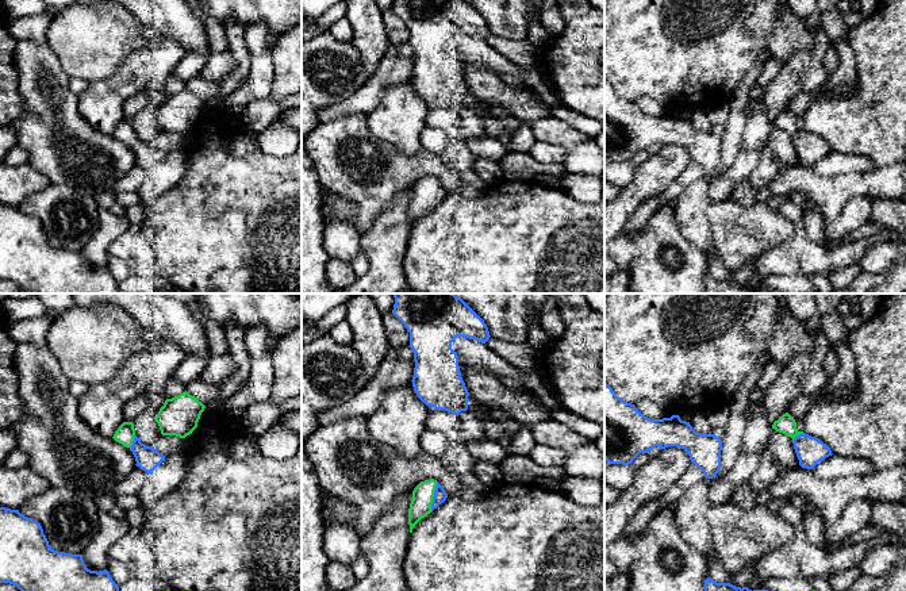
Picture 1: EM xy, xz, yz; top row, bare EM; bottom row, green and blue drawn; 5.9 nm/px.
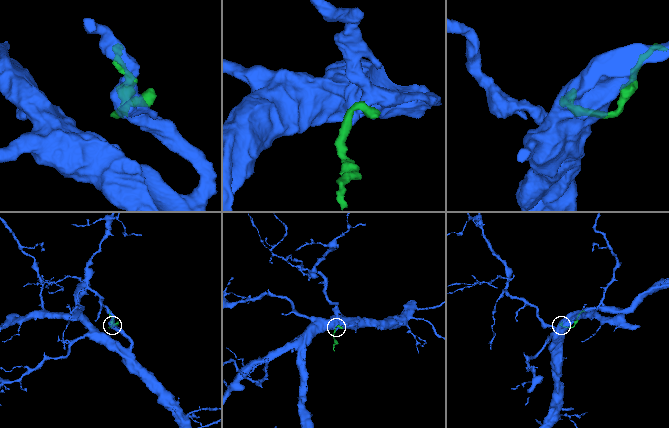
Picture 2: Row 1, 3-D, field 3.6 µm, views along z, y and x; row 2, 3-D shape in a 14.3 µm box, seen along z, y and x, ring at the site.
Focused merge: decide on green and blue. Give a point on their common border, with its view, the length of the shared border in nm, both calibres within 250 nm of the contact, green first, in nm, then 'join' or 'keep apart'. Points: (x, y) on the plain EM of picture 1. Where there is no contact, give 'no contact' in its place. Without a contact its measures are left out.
xz (433, 192) | 170 nm | 130/80 nm | join

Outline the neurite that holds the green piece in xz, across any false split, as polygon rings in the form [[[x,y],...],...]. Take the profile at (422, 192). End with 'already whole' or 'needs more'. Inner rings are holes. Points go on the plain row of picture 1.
[[[434,176],[421,179],[412,188],[412,196],[408,206],[410,230],[415,222],[444,200],[448,195],[444,184]]] | needs more

